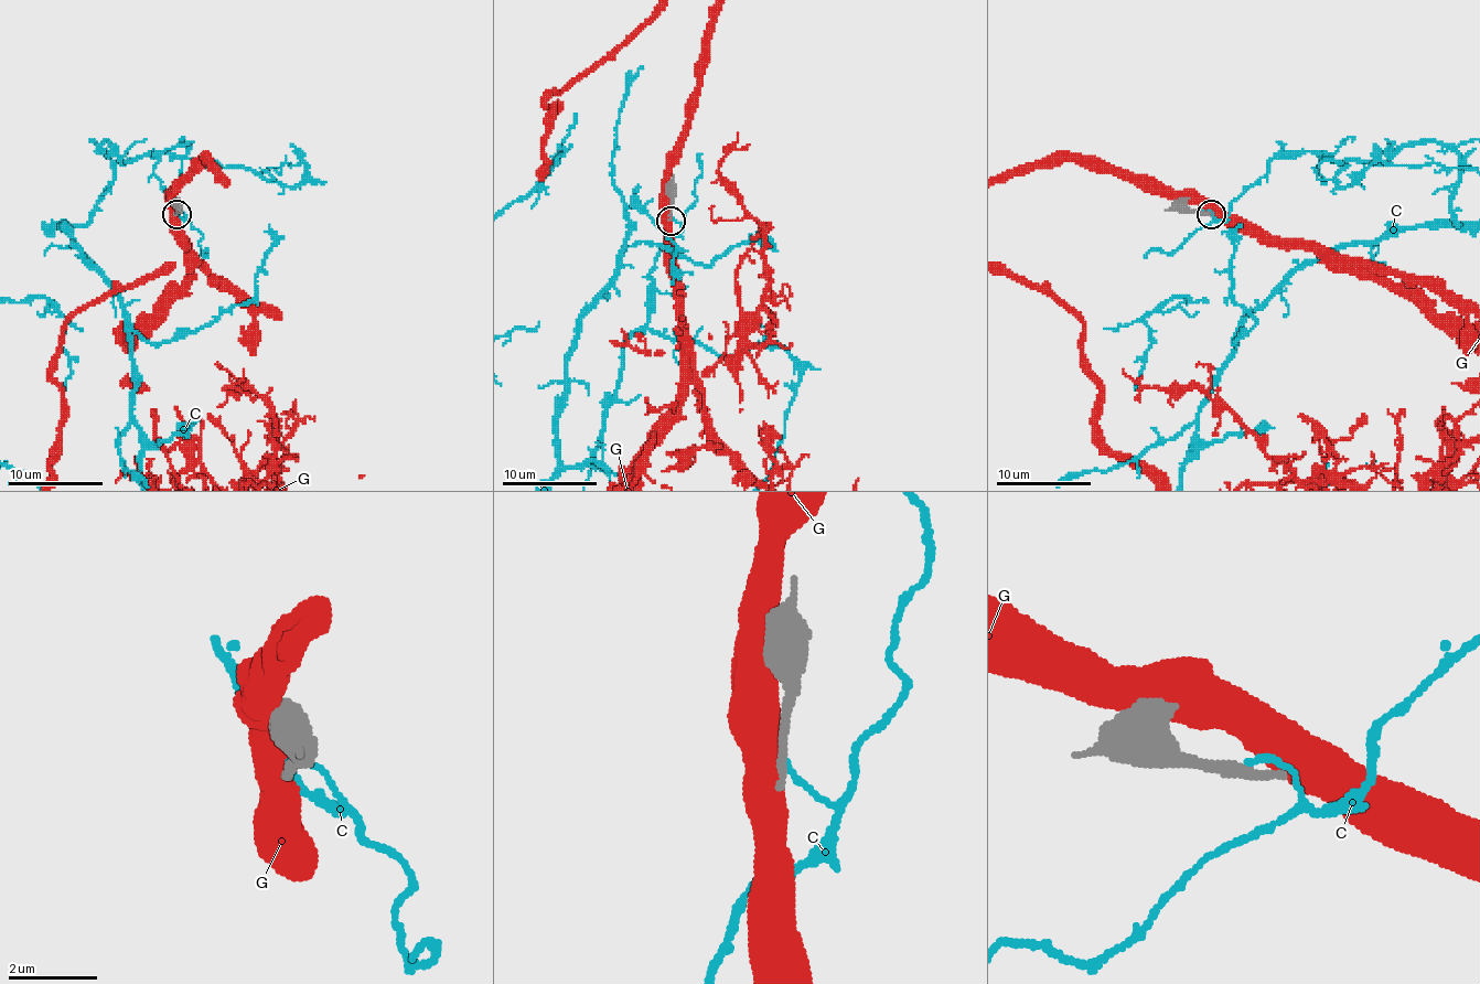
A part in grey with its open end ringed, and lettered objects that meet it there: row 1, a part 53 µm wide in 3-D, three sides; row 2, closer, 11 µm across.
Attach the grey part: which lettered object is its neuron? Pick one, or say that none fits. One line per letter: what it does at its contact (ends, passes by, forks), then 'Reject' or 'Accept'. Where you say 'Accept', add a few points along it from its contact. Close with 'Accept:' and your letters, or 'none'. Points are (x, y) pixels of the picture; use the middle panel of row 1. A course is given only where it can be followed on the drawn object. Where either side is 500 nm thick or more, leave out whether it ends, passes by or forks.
C: It ends there. Reject
G: Reject
Accept: none

